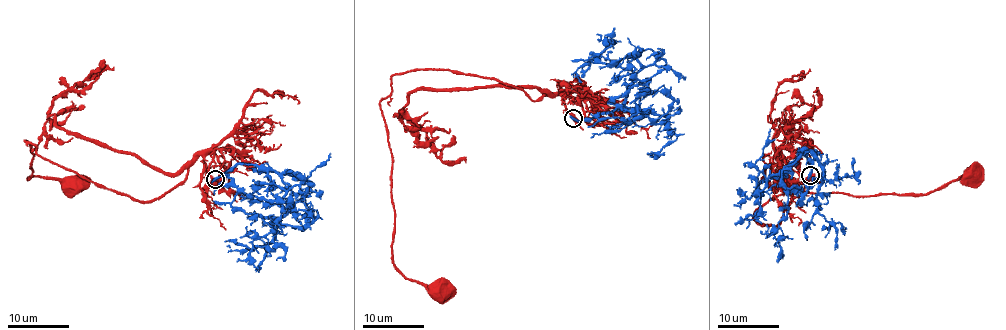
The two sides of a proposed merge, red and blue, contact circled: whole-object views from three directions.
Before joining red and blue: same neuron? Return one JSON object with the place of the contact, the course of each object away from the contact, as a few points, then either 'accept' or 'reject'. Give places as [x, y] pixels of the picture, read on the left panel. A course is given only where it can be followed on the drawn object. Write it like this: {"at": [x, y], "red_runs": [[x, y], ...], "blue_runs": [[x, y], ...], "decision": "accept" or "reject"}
{"at": [215, 179], "red_runs": [[215, 179], [200, 155], [176, 187], [137, 200], [25, 140], [27, 179], [76, 185]], "blue_runs": [[215, 179], [246, 164], [290, 173], [307, 185], [273, 223], [275, 237], [268, 245], [227, 246]], "decision": "reject"}

